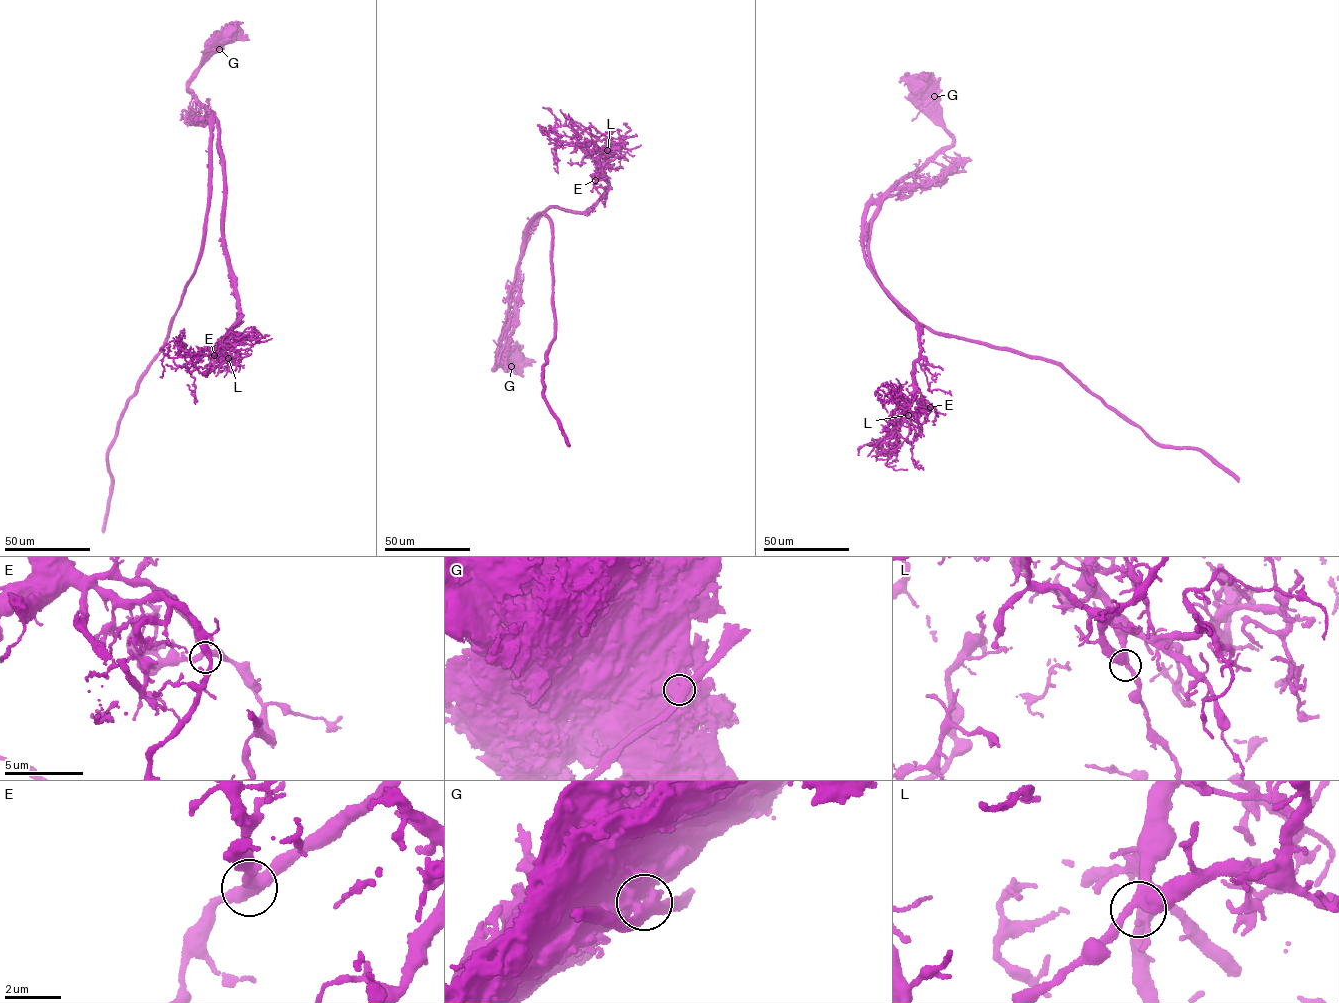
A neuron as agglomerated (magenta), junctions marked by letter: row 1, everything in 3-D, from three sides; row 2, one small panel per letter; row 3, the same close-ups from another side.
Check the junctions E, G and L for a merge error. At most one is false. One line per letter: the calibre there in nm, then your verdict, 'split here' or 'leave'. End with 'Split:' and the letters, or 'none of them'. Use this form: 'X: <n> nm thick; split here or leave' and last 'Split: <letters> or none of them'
E: 400 nm thick; leave
G: 550 nm thick; split here
L: 440 nm thick; leave
Split: G

